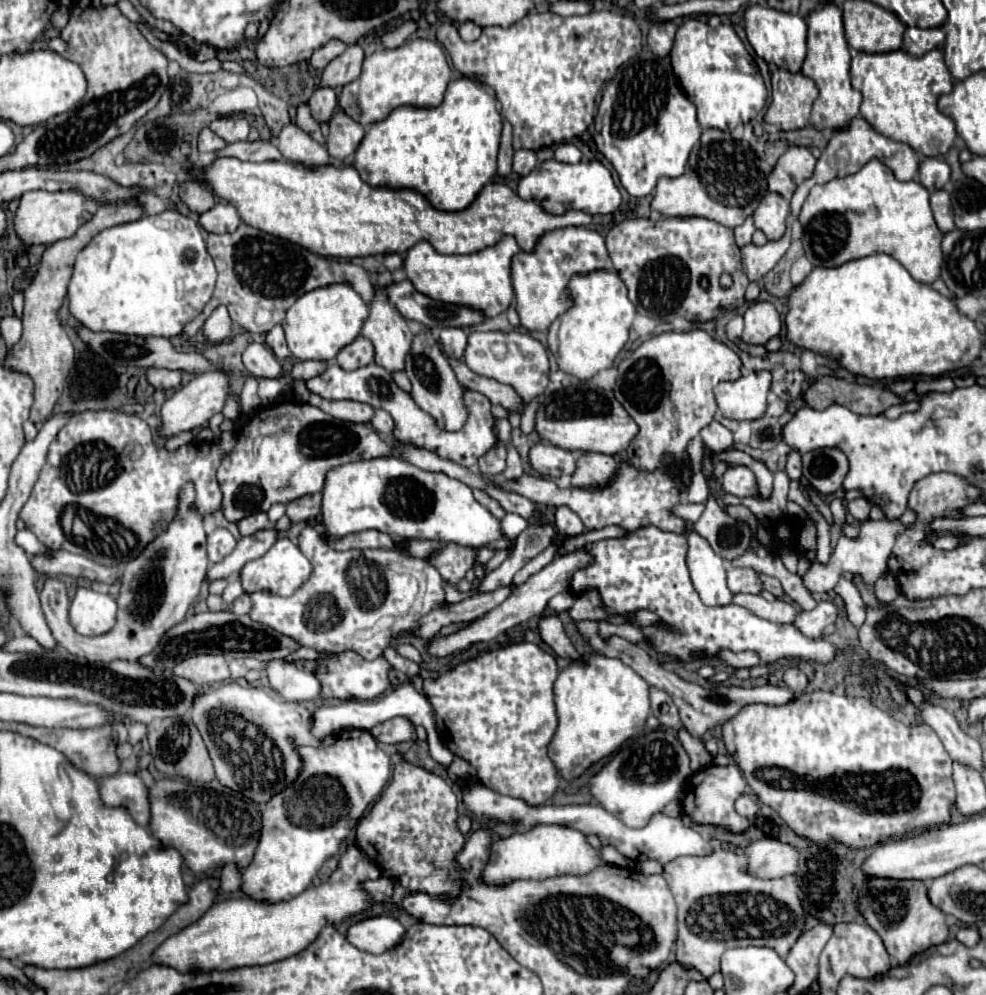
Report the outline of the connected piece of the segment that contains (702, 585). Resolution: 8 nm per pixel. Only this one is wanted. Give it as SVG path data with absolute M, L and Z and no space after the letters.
M688 533L688 557L686 557L694 589L706 605L728 605L734 593L726 585L724 559L712 551L706 539L698 533Z

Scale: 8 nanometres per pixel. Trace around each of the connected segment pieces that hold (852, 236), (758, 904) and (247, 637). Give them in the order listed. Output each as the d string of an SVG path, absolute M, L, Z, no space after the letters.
M878 159L868 161L854 175L842 179L836 177L824 185L814 185L798 215L798 221L804 229L802 243L806 257L814 267L840 267L852 259L860 259L874 253L886 253L900 261L916 281L932 285L940 277L942 231L936 227L928 199L930 193L918 181L898 181L894 173Z
M718 847L712 855L704 857L678 857L664 865L664 879L678 903L678 939L676 939L676 961L686 967L696 967L704 977L720 971L720 957L732 947L770 947L780 957L786 957L796 939L804 931L806 911L800 901L800 887L794 875L784 875L780 879L756 879L748 873L746 855L734 851L724 851Z
M208 611L208 613L196 613L186 621L178 623L176 627L172 627L150 655L140 657L140 663L148 665L154 671L160 671L160 669L172 669L182 659L200 653L224 655L226 659L252 657L258 661L272 661L272 659L286 659L298 649L300 645L294 639L288 639L278 631L264 627L262 623L252 621L248 615L234 615L232 611L218 611L218 613Z

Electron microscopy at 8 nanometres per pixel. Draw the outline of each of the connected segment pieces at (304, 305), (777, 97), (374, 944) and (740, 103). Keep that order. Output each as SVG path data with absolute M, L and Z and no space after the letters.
M336 283L328 287L318 287L316 291L304 293L288 311L282 321L282 329L286 333L288 349L298 361L332 361L340 349L350 345L362 331L362 325L368 317L368 307L352 291L350 285Z
M774 71L772 75L772 103L764 115L764 121L774 125L776 129L780 131L796 131L796 129L804 129L810 121L810 111L812 111L812 105L818 97L818 89L814 85L812 79L804 77L802 73L788 73L788 71Z
M380 915L380 917L370 917L370 919L362 919L354 925L350 925L346 937L348 941L368 953L384 953L386 949L394 947L396 943L400 943L404 935L404 927L400 925L398 919L388 917L388 915Z
M698 19L684 21L676 31L670 61L684 93L698 109L698 123L702 127L732 131L736 125L754 119L766 105L764 79L732 25L712 29Z

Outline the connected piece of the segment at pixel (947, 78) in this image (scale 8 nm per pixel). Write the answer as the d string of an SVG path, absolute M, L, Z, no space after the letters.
M902 49L890 51L890 53L854 53L852 57L852 67L850 67L850 79L852 87L862 93L862 105L860 105L860 115L884 137L890 137L894 141L910 145L914 151L918 151L924 157L940 157L946 155L948 149L952 147L956 139L956 125L950 117L938 111L936 101L938 101L938 91L934 89L934 83L954 83L952 75L944 63L942 51L934 49L922 57L914 57Z

